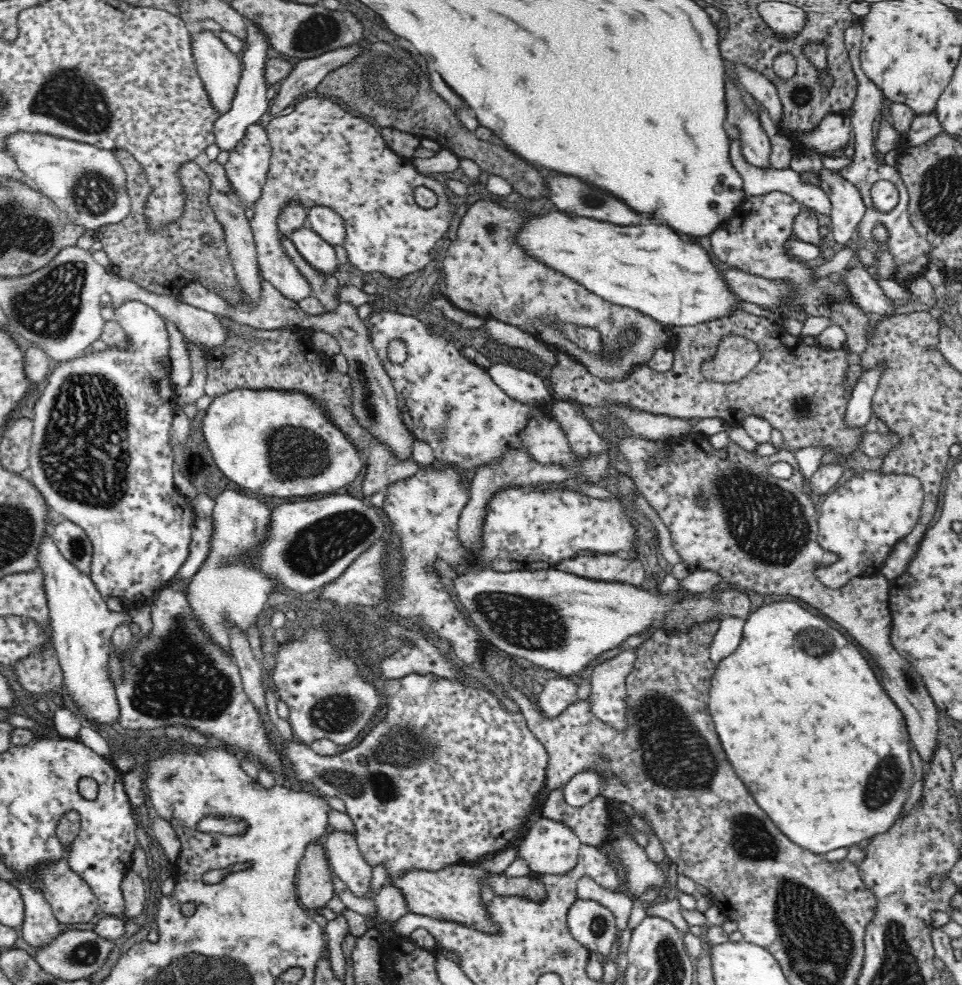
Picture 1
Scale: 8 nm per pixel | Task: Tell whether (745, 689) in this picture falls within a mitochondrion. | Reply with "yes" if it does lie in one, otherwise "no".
no

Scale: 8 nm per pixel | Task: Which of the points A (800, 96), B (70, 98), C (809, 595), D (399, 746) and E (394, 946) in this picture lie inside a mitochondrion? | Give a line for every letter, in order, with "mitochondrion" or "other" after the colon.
A: mitochondrion
B: mitochondrion
C: other
D: mitochondrion
E: other

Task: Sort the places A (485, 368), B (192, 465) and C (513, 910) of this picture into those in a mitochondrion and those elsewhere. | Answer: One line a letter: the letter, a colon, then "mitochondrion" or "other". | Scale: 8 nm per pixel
A: other
B: mitochondrion
C: other

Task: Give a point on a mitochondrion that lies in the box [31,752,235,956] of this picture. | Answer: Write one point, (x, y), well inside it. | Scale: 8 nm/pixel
(67, 827)

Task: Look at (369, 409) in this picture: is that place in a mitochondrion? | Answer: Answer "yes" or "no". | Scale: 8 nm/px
yes

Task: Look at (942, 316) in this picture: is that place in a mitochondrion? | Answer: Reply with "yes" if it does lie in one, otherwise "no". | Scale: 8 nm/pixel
no

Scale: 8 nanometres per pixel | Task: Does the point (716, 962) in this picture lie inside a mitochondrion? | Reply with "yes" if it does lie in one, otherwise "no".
no

